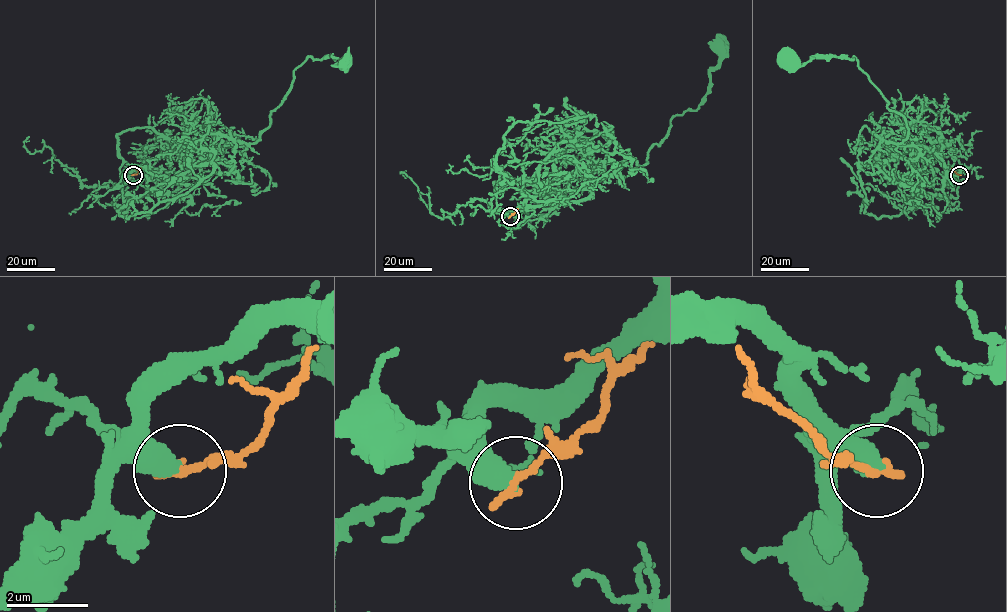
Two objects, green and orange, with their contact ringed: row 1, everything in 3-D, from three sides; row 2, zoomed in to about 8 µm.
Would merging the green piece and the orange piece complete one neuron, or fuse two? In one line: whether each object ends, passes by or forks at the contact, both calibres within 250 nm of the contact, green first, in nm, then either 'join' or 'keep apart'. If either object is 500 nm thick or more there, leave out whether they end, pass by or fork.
500 nm thick on the green side, 240 nm on the other; keep apart

